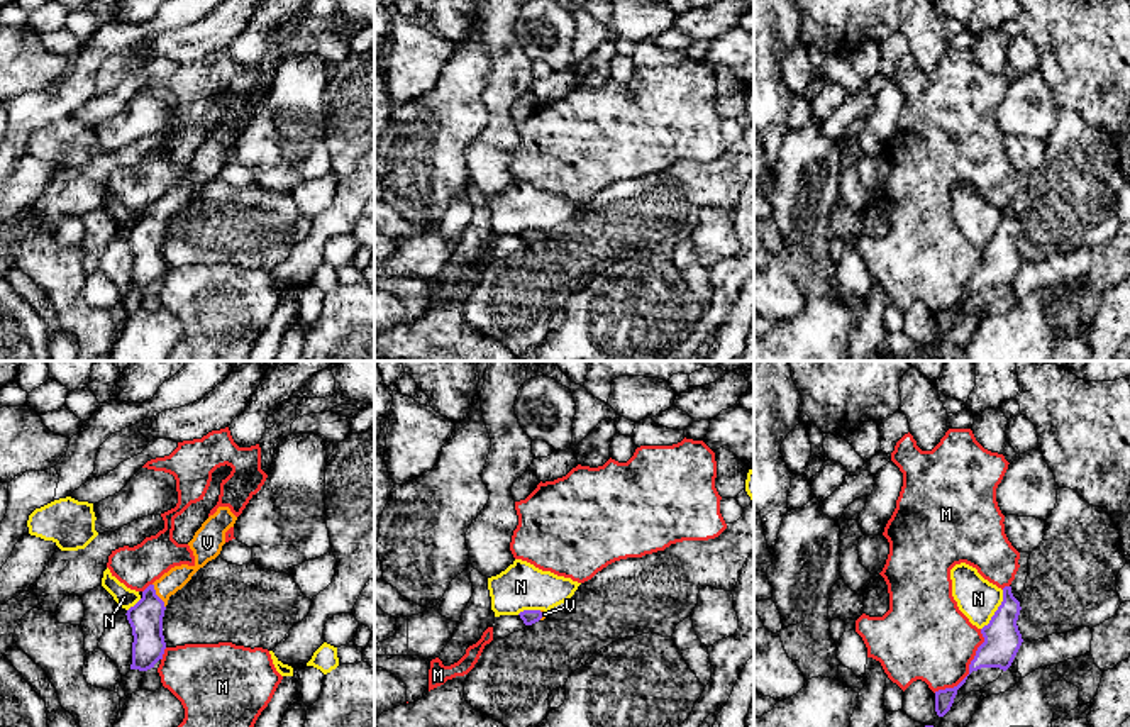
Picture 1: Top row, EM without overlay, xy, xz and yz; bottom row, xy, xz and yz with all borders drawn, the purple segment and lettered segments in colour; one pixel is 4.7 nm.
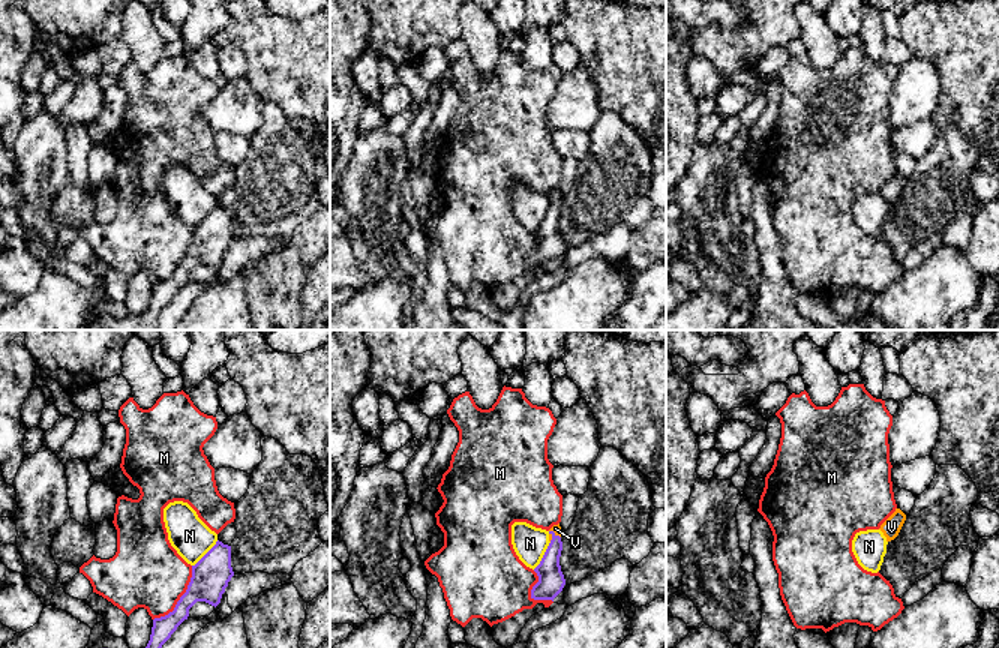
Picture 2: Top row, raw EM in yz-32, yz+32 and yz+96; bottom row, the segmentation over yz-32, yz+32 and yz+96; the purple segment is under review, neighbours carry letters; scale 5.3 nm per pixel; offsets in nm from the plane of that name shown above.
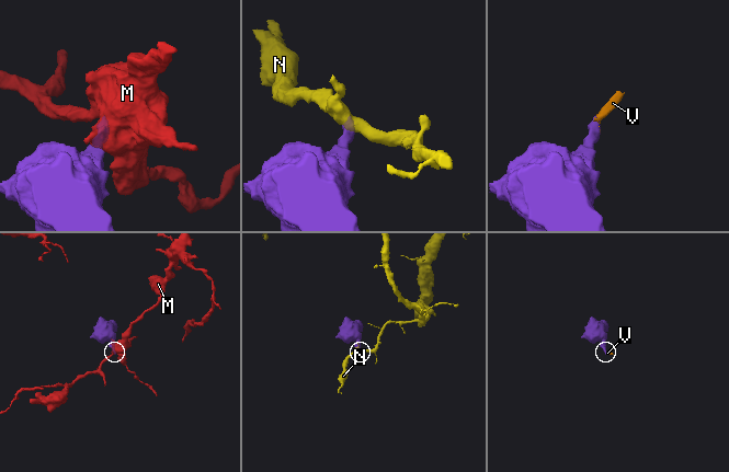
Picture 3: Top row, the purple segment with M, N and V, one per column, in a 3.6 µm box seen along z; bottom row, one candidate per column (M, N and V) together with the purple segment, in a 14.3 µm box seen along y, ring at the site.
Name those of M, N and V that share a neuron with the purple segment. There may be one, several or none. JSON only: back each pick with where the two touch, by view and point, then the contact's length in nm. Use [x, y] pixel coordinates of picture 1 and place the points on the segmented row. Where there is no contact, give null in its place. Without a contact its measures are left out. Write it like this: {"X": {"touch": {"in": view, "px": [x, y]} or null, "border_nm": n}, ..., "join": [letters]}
{"V": {"touch": {"in": "xy", "px": [156, 595]}, "border_nm": 130}, "join": ["V"]}

